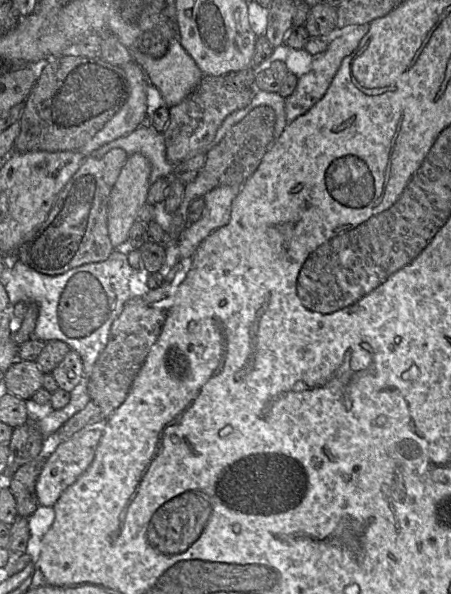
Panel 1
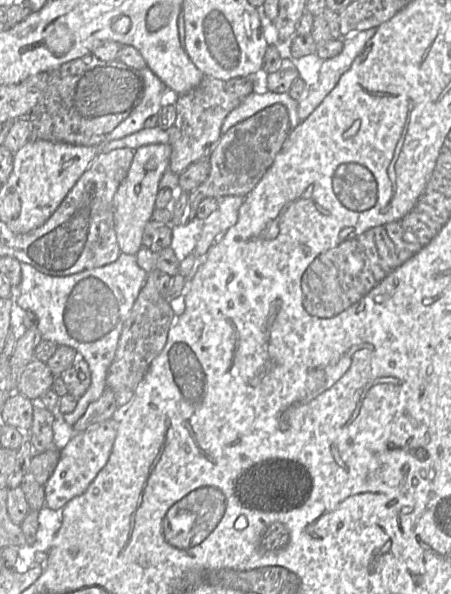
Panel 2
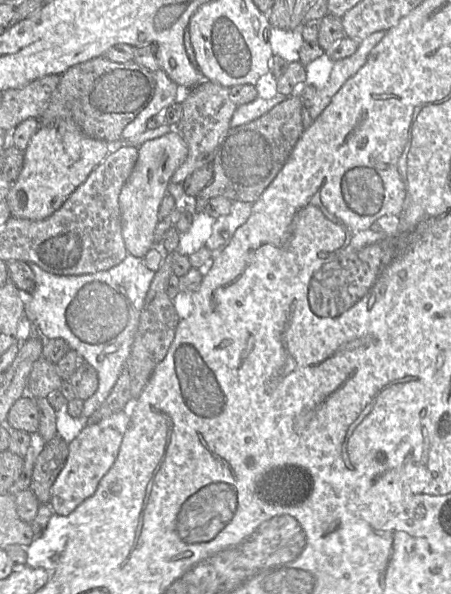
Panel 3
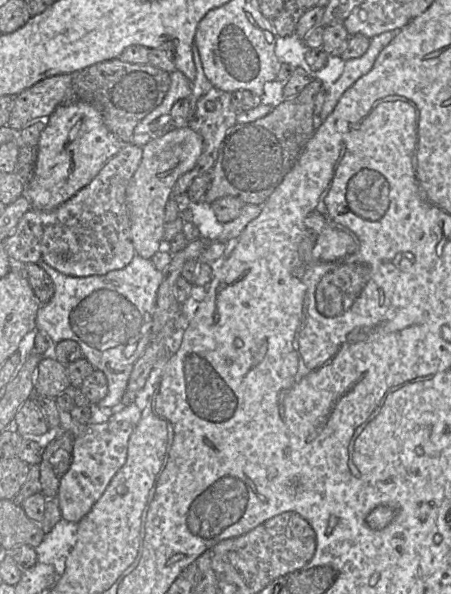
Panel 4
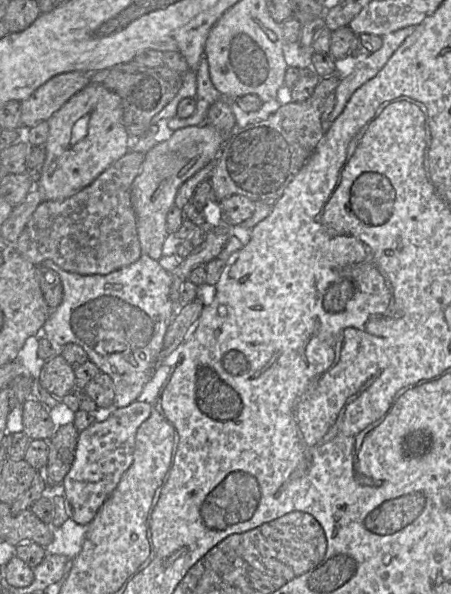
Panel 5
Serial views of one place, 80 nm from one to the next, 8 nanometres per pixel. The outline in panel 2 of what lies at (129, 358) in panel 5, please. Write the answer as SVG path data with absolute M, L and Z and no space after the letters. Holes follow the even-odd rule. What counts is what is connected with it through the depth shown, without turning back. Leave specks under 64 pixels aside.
M122 252L113 263L68 276L47 275L23 262L20 267L21 283L11 289L14 304L36 317L43 340L75 349L88 363L91 372L89 388L78 399L75 409L63 415L72 426L106 389L108 369L115 357L121 331L148 273L139 267L135 255Z

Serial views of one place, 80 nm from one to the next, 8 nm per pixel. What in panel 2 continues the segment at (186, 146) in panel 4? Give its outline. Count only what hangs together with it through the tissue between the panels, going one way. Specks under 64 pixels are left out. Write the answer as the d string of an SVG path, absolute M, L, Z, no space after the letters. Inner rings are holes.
M149 144L135 151L126 177L120 183L113 197L114 228L117 242L122 253L136 255L142 247L142 235L155 209L159 182L169 168L171 146Z

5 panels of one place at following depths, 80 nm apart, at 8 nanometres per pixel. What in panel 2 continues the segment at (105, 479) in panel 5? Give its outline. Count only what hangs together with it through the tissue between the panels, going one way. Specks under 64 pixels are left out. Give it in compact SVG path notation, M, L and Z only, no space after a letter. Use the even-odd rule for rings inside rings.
M108 419L75 436L60 450L59 462L45 486L45 506L61 510L72 498L83 494L106 465L117 435L117 425Z

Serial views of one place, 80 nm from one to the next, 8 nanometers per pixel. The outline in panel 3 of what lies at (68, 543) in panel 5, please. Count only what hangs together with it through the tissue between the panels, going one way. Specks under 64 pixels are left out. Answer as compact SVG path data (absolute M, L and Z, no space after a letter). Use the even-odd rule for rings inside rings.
M53 513L44 533L26 549L26 565L46 569L49 578L55 571L59 555L64 551L69 534L69 518Z

